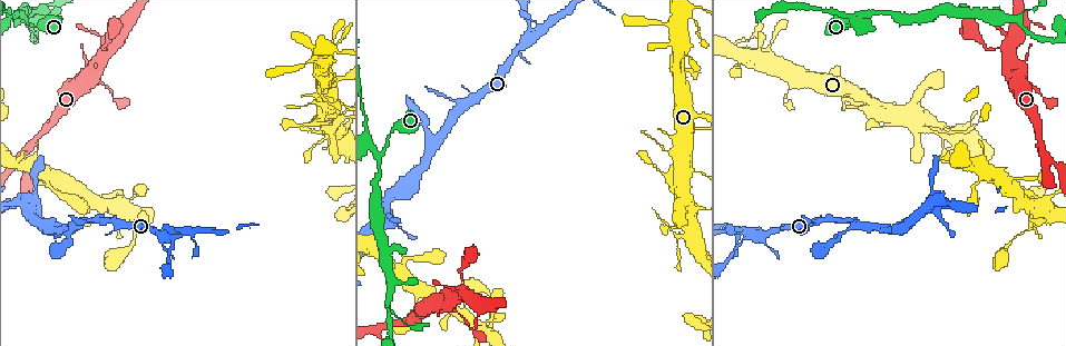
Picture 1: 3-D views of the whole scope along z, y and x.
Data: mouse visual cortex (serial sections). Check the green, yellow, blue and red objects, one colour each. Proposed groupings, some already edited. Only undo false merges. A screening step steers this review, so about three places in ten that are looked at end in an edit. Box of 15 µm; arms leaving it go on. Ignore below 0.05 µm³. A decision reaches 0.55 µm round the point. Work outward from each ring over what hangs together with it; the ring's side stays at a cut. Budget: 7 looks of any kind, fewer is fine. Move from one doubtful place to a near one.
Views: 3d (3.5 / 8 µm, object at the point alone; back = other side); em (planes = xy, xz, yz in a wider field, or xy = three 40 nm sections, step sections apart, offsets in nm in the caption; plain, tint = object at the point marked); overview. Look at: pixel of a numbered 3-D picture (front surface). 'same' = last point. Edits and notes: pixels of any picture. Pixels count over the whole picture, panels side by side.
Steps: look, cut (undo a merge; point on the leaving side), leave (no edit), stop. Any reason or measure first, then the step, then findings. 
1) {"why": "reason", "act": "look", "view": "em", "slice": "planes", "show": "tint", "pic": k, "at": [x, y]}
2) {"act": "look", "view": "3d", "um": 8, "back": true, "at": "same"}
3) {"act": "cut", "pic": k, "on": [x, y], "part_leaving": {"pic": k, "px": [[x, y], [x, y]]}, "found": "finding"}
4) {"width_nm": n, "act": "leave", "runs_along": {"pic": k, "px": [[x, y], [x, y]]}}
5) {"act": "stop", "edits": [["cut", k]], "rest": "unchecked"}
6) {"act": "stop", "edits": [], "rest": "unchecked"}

{"act": "look", "view": "3d", "um": 3.5, "pic": 1, "at": [755, 232]}

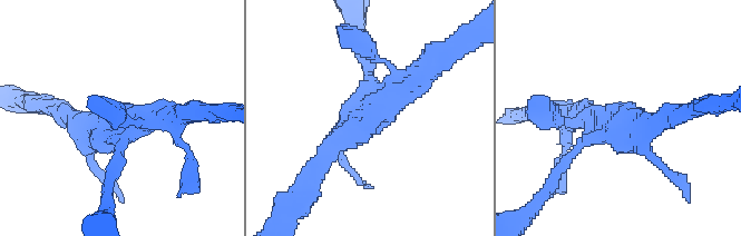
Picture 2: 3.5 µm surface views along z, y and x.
{"arms": 4, "arm_widths_nm": [100, 150, 300, 300], "why": "shape alone is not enough", "act": "look", "view": "em", "slice": "planes", "show": "tint", "pic": 2, "at": [614, 119]}

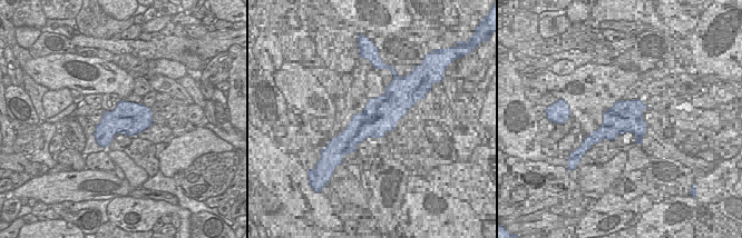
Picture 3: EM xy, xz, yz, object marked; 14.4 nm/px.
{"act": "look", "view": "em", "slice": "xy", "step": 1, "show": "tint", "at": "same"}

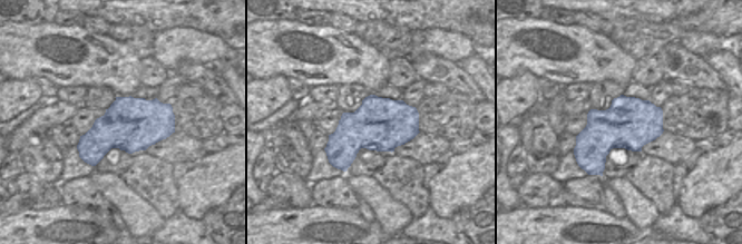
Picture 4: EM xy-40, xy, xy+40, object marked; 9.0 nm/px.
{"act": "leave", "runs_along": {"pic": 2, "px": [[323, 158], [340, 138], [439, 59]]}, "found": "one cell here"}

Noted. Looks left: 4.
{"why": "sharp bend", "act": "look", "view": "3d", "um": 3.5, "pic": 1, "at": [377, 152]}

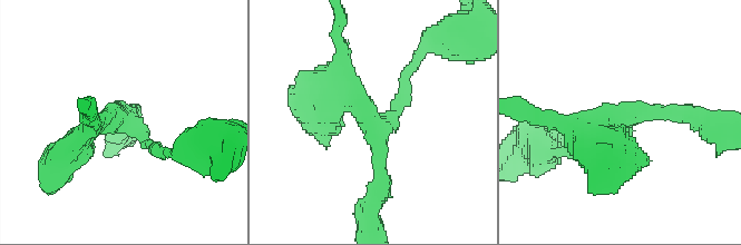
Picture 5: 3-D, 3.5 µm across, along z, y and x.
{"arms": 3, "arm_widths_nm": [150, 200, 250], "why": "shape alone is not enough", "act": "look", "view": "em", "slice": "xy", "step": 1, "show": "tint", "pic": 5, "at": [383, 121]}

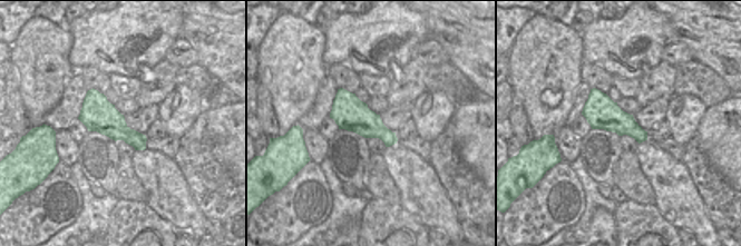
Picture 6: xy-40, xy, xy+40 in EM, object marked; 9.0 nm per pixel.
{"act": "leave", "runs_along": {"pic": 5, "px": [[568, 154], [640, 113], [694, 116]]}, "found": "one cell here"}

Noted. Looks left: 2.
{"act": "stop", "edits": [], "rest": "unchecked"}

